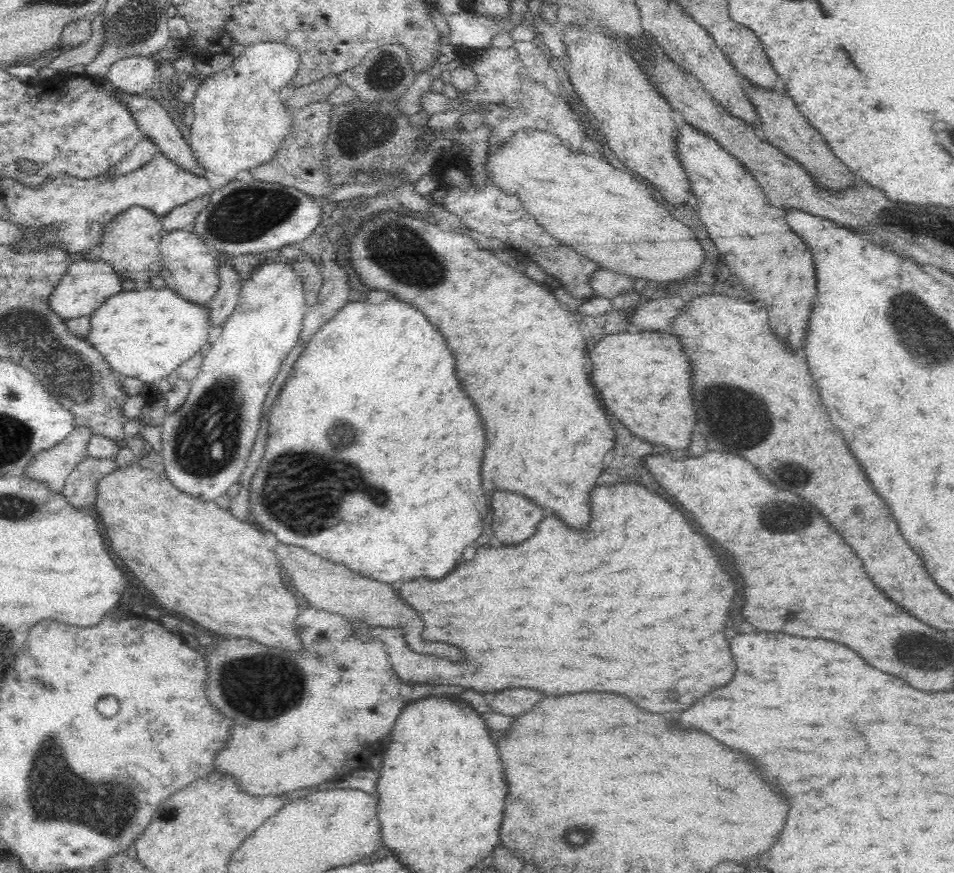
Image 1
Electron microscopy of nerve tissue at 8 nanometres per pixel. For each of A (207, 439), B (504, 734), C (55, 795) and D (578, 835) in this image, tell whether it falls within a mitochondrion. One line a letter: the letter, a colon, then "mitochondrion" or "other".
A: mitochondrion
B: other
C: mitochondrion
D: mitochondrion

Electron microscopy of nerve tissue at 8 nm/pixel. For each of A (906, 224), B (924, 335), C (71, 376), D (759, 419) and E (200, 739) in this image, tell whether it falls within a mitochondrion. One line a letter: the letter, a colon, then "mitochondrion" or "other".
A: mitochondrion
B: mitochondrion
C: mitochondrion
D: mitochondrion
E: other

